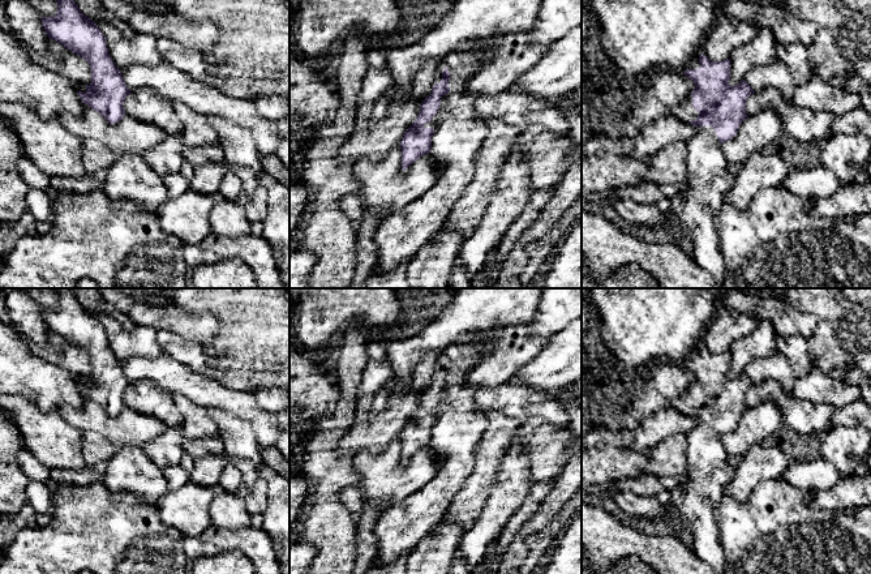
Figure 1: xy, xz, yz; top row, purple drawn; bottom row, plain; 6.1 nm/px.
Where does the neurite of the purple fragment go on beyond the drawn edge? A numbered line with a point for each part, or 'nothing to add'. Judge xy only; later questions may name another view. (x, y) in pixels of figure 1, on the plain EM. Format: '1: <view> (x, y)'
nothing to add

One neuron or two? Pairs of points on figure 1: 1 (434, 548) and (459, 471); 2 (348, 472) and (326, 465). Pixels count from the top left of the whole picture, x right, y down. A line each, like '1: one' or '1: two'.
1: two
2: one

